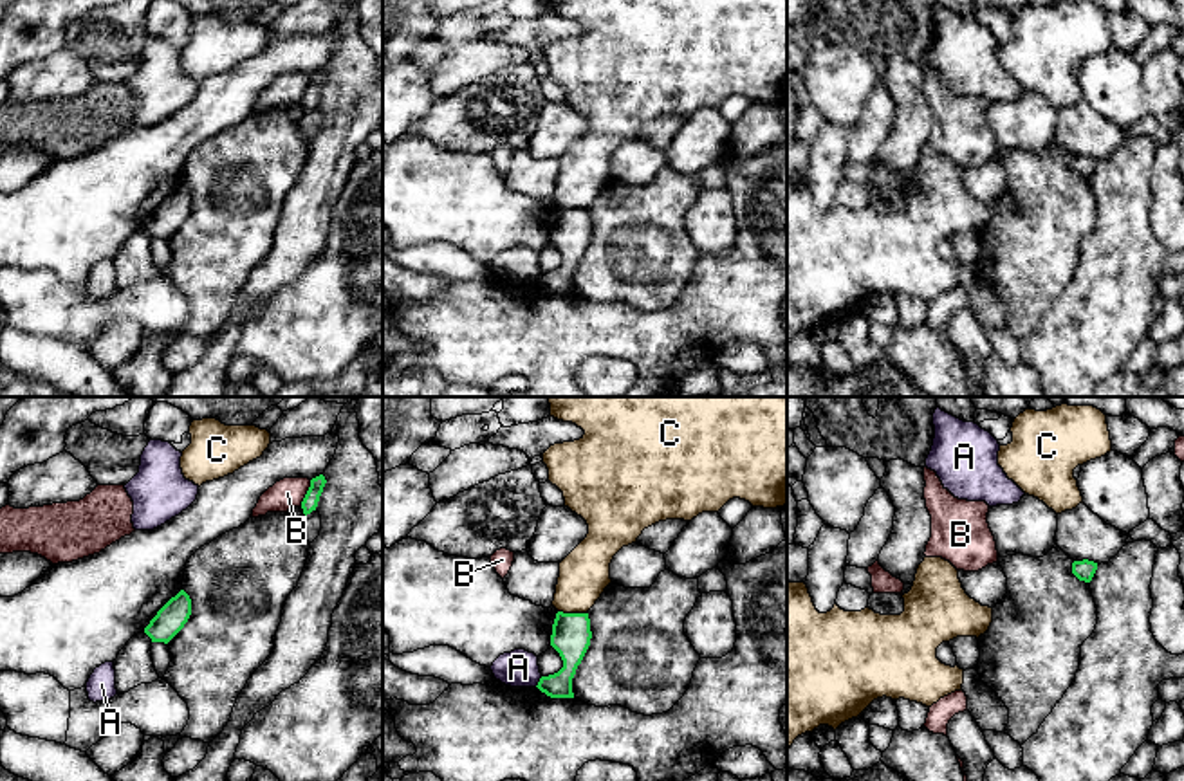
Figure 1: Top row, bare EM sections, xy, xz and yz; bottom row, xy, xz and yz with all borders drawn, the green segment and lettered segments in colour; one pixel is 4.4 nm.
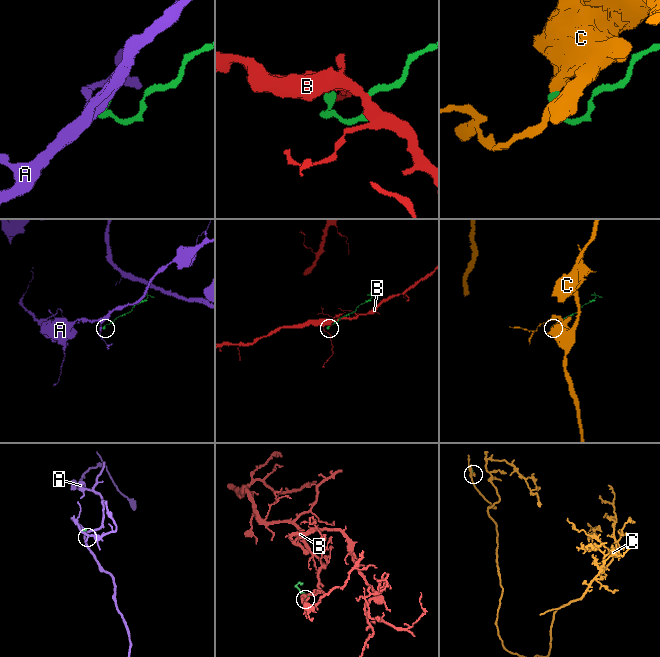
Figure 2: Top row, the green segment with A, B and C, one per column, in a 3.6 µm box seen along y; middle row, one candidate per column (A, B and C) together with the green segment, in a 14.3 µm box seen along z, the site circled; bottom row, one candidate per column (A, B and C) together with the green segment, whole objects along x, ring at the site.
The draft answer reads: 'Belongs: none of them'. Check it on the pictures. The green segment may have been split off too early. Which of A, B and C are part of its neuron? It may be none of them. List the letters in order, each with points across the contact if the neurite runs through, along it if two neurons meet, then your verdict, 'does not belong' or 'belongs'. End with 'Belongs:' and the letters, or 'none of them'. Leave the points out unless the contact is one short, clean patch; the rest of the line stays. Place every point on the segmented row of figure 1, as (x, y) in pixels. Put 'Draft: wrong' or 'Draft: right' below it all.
A: border xz (542, 677), (535, 686); does not belong
B: border xy (311, 480), (300, 505); does not belong
C: border xz (558, 610), (587, 614); does not belong
Belongs: none of them
Draft: right

